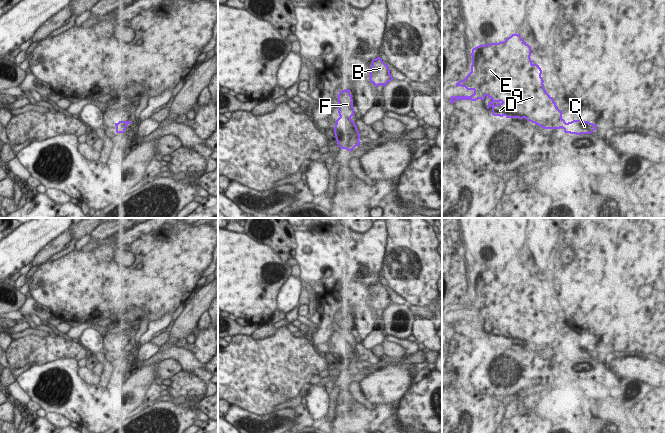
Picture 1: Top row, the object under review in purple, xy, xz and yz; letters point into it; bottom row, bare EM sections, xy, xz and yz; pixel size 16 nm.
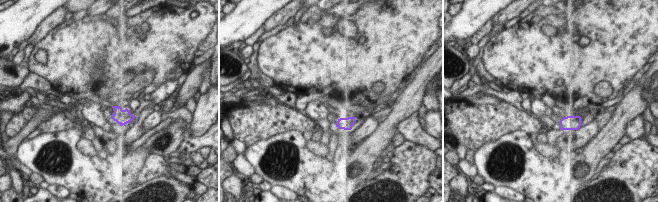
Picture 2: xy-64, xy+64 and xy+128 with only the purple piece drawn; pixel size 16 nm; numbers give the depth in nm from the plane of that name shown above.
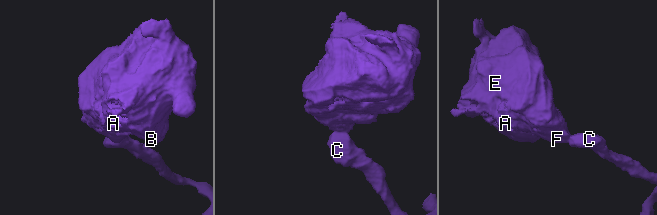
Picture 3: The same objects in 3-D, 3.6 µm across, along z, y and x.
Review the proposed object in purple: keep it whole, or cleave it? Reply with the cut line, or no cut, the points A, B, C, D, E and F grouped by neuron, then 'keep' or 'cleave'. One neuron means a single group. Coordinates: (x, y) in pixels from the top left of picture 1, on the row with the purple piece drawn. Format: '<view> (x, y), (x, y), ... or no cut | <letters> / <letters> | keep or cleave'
no cut | A B C D E F | keep

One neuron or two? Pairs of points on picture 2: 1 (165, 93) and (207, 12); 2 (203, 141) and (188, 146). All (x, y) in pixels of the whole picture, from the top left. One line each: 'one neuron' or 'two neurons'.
1: two neurons
2: one neuron

